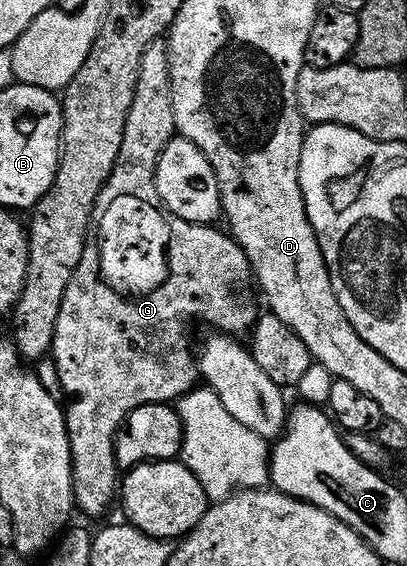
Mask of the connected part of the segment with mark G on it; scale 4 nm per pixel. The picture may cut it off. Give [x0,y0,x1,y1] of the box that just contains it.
[53,41,259,519]

